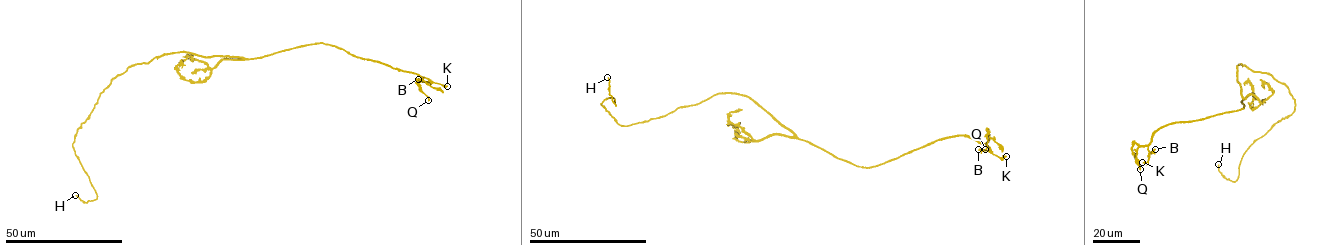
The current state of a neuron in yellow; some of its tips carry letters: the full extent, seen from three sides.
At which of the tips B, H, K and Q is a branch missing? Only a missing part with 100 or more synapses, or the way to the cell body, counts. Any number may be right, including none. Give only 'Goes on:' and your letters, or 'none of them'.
Goes on: none of them

